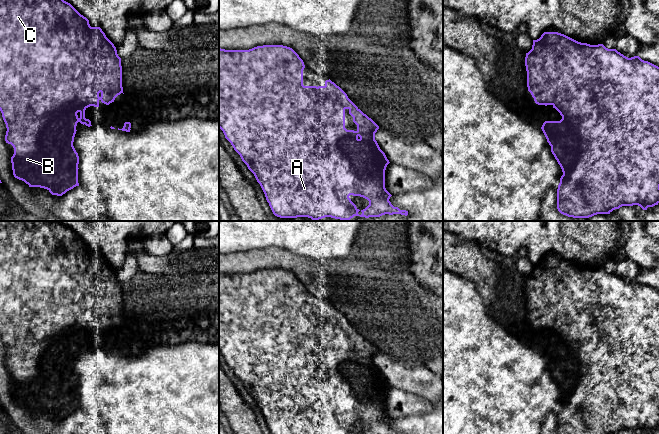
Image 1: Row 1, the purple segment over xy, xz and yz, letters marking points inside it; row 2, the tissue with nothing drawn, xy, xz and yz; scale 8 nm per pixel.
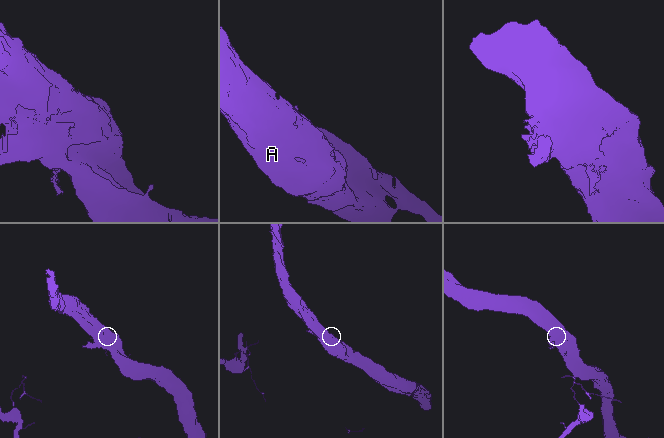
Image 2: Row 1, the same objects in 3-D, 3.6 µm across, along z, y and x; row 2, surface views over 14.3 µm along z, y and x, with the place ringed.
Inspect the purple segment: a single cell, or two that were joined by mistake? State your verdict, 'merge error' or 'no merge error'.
no merge error

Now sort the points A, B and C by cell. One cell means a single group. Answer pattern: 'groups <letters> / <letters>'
groups A B C

